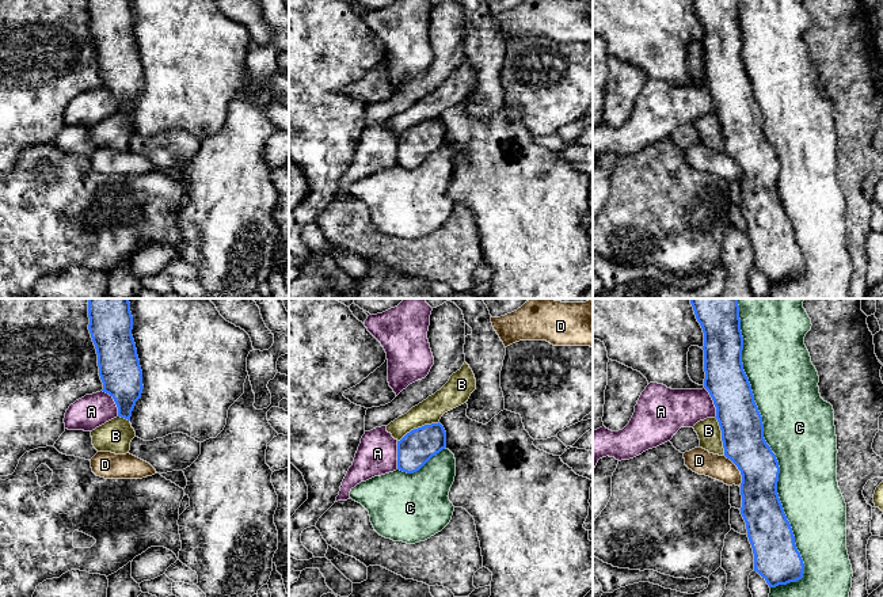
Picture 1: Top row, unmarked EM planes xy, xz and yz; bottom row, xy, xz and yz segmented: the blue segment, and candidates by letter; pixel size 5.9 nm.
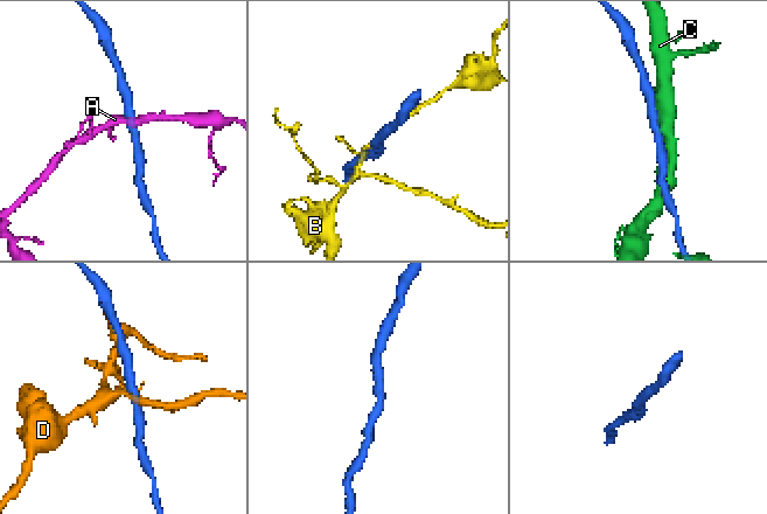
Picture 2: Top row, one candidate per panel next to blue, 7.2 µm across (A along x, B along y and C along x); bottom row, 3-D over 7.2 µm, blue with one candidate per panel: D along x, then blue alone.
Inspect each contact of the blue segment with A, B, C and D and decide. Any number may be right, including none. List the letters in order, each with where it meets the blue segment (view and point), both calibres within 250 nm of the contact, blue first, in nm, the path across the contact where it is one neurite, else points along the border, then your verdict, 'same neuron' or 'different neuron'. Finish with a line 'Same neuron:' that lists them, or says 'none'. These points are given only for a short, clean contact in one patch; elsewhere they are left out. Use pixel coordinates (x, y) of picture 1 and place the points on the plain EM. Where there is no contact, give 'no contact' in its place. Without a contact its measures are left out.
A: meets blue in xy at (114, 97); 240 nm thick on the blue side, 200 nm on the other; different neuron
B: meets blue in xz at (418, 124); 200 nm thick on the blue side, 150 nm on the other; border along xz (438, 117), (414, 124), (398, 137); different neuron
C: meets blue in yz at (775, 151); 260 nm thick on the blue side, 420 nm on the other; different neuron
D: meets blue in yz at (739, 166); 260 nm thick on the blue side, 150 nm on the other; different neuron
Same neuron: none

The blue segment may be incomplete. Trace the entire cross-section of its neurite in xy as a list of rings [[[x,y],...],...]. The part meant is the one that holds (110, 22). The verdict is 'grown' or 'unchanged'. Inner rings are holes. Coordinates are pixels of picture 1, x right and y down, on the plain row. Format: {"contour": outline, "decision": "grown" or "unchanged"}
{"contour": [[[88,0],[88,14],[88,26],[96,45],[99,72],[103,79],[102,87],[114,95],[118,113],[130,117],[132,107],[144,84],[142,66],[132,31],[130,0]]], "decision": "unchanged"}

